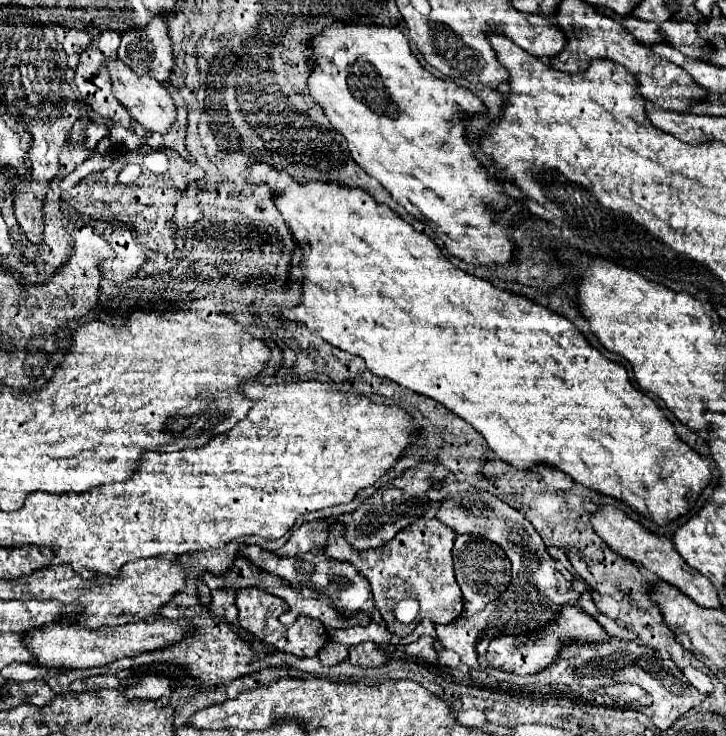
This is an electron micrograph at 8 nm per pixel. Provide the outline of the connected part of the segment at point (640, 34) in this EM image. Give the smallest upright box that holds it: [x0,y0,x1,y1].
[628,21,664,45]

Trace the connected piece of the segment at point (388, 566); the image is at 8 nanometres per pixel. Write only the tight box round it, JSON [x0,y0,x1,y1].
[324,519,462,637]

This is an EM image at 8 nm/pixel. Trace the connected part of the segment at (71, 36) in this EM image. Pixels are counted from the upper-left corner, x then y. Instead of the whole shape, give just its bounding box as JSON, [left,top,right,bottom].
[62,29,90,55]

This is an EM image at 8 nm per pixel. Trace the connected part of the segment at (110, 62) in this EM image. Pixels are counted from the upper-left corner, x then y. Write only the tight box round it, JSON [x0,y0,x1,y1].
[106,57,174,133]

